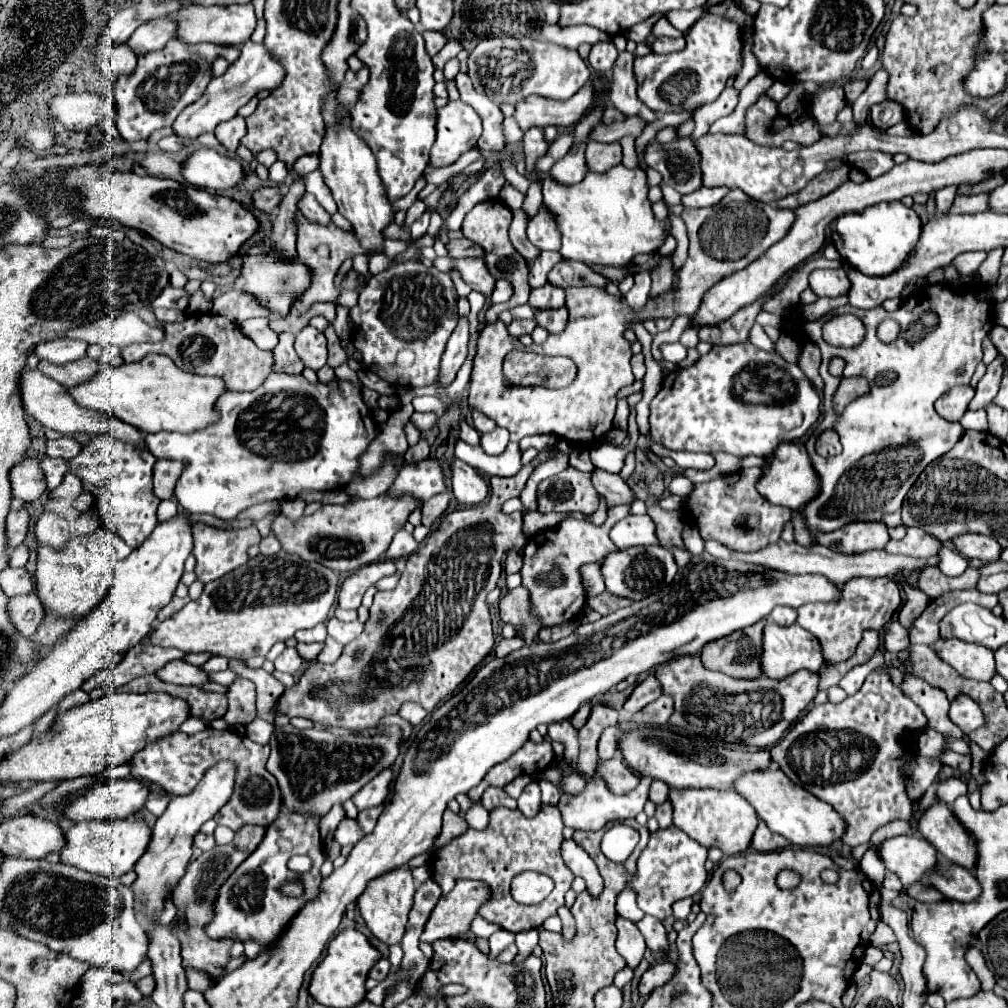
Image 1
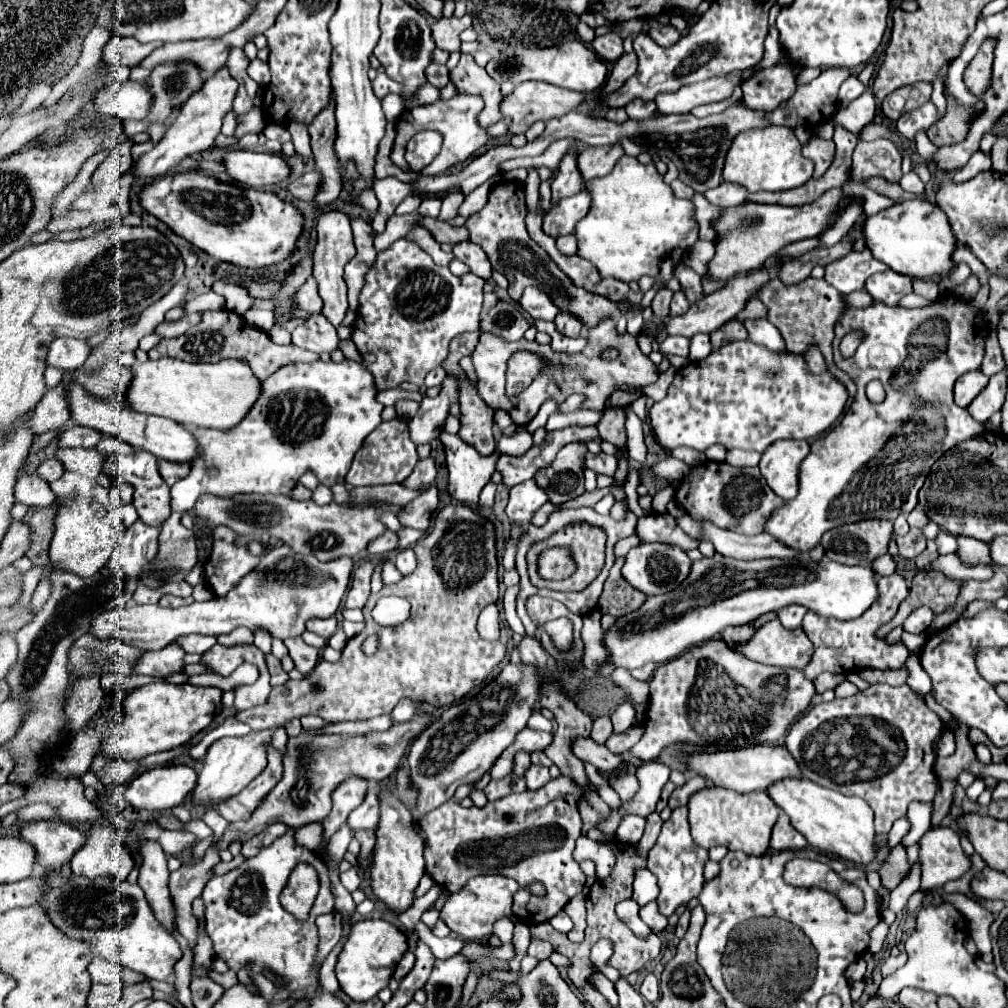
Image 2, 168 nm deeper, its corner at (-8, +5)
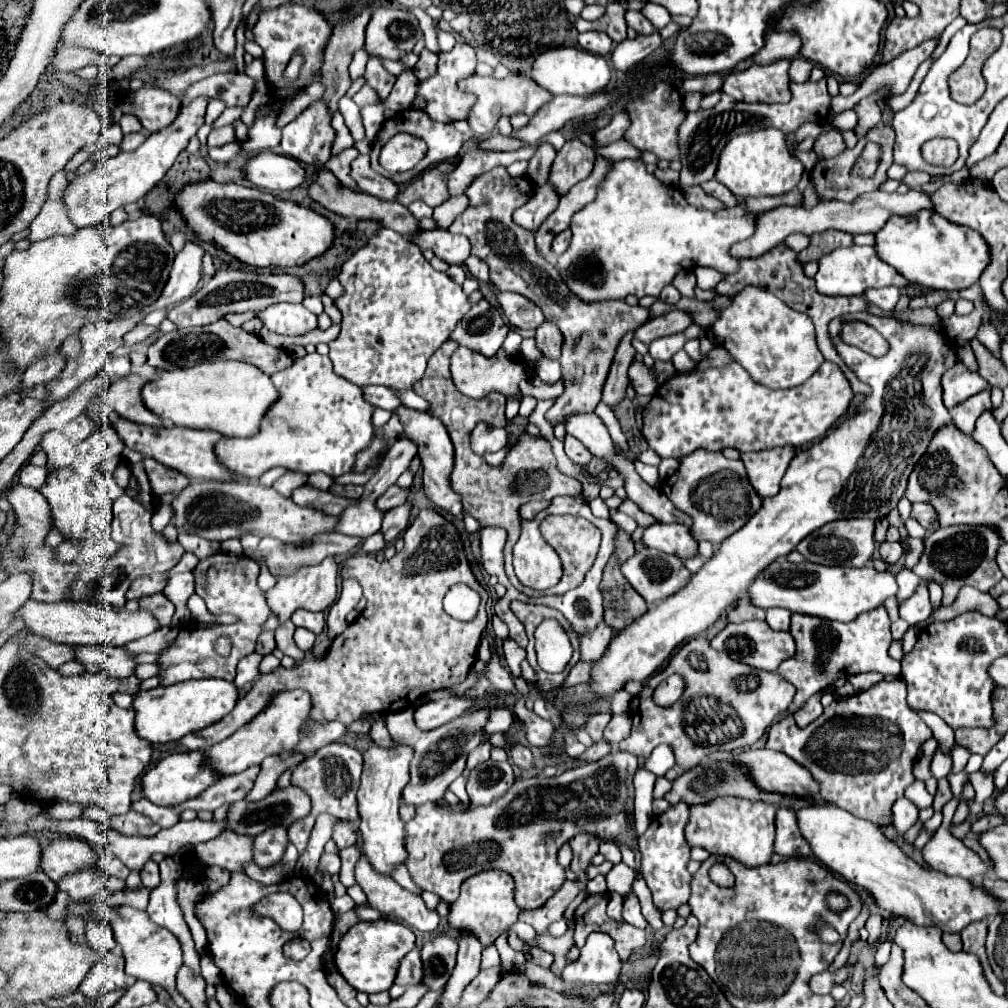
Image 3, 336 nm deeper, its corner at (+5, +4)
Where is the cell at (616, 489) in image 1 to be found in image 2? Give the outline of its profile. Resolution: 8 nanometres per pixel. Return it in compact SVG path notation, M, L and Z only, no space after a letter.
M587 453L585 455L585 467L591 469L591 471L595 471L595 473L613 477L615 471L617 471L617 459L613 455L605 455L605 453L599 453L599 455Z

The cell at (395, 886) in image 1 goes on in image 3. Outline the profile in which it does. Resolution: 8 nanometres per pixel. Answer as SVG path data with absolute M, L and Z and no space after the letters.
M396 744L394 748L370 746L364 752L362 784L358 788L358 812L360 812L360 832L364 836L364 852L378 872L390 874L392 866L404 862L404 822L400 820L400 794L410 780L410 760L414 750L406 744Z

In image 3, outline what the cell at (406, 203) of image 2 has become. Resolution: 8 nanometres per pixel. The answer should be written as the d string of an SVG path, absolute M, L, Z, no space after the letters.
M352 146L352 148L342 150L338 156L332 156L324 166L326 166L328 170L332 170L332 174L334 174L336 178L340 178L344 184L356 188L356 182L352 182L352 180L348 178L348 174L350 174L350 162L352 162L356 156L358 156L358 150Z

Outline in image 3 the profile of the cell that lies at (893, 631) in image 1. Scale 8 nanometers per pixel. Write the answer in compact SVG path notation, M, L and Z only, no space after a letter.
M922 580L920 586L916 588L914 596L908 598L902 606L900 606L900 618L904 618L910 626L916 626L920 620L926 620L930 616L932 608L928 602L928 582Z

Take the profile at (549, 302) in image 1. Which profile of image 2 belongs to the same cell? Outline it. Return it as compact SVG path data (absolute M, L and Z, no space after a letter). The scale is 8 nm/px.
M527 287L523 291L521 297L521 307L533 317L533 319L545 319L545 321L553 321L555 315L559 313L557 305L551 301L551 297L539 289L539 287Z

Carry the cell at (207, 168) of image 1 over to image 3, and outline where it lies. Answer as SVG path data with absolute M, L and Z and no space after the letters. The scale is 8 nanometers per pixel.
M270 150L250 158L244 170L252 184L268 192L290 192L306 182L306 170L296 158L274 154Z

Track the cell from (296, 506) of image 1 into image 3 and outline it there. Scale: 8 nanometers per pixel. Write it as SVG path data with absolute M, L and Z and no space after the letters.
M312 474L308 482L310 482L314 488L328 490L328 488L334 484L334 478L328 478L328 474Z

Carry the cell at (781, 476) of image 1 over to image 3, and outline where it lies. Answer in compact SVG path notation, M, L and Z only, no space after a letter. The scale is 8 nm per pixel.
M788 446L776 450L762 450L760 454L756 452L740 454L748 472L748 480L760 498L768 498L776 494L776 490L780 490L780 480L794 454L796 450Z

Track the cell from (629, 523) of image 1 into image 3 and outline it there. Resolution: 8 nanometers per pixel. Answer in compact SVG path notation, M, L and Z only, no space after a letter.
M652 524L644 532L644 544L656 548L664 554L678 556L680 560L698 556L698 542L692 538L688 526L684 524Z

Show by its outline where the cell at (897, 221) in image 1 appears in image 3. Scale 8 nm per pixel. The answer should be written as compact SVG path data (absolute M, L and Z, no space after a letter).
M920 210L920 214L908 218L892 218L876 234L876 252L910 282L946 292L960 292L978 284L980 274L990 264L990 246L980 232L952 224L934 210Z

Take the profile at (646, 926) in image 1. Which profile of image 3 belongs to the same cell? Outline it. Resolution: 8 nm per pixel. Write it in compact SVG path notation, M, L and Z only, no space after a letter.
M634 892L626 894L624 896L624 910L622 910L622 918L632 924L632 926L638 926L638 928L646 928L648 922L644 920L642 912L640 912L640 902L638 902L638 896Z

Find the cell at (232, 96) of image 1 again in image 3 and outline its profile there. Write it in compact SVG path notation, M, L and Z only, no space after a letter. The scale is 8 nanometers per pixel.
M198 96L188 106L182 106L180 116L176 122L164 130L158 130L156 134L150 134L148 140L134 152L120 152L114 158L106 158L94 164L94 168L86 174L74 176L64 192L64 206L68 212L68 218L76 228L96 226L110 220L110 214L116 208L122 208L130 202L140 200L146 192L150 192L168 172L168 168L174 164L176 156L186 148L188 140L198 132L198 128L204 124L206 114L206 96Z

